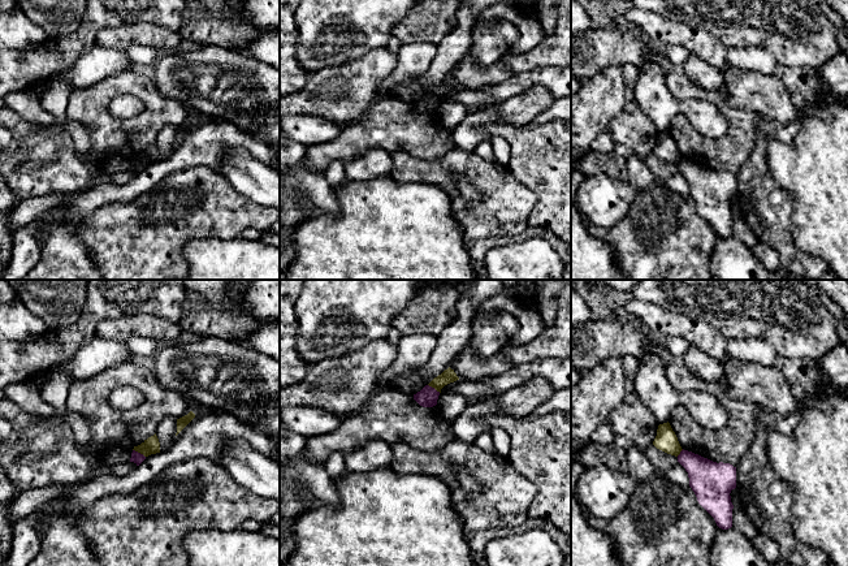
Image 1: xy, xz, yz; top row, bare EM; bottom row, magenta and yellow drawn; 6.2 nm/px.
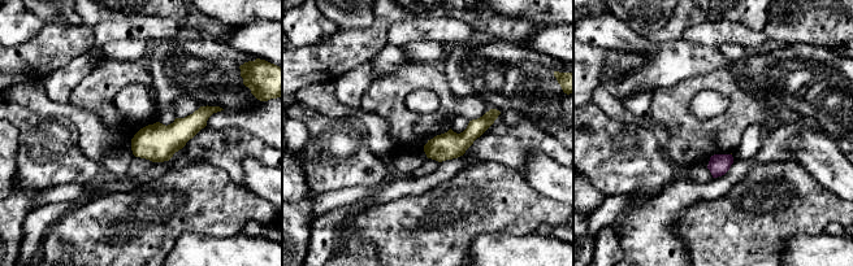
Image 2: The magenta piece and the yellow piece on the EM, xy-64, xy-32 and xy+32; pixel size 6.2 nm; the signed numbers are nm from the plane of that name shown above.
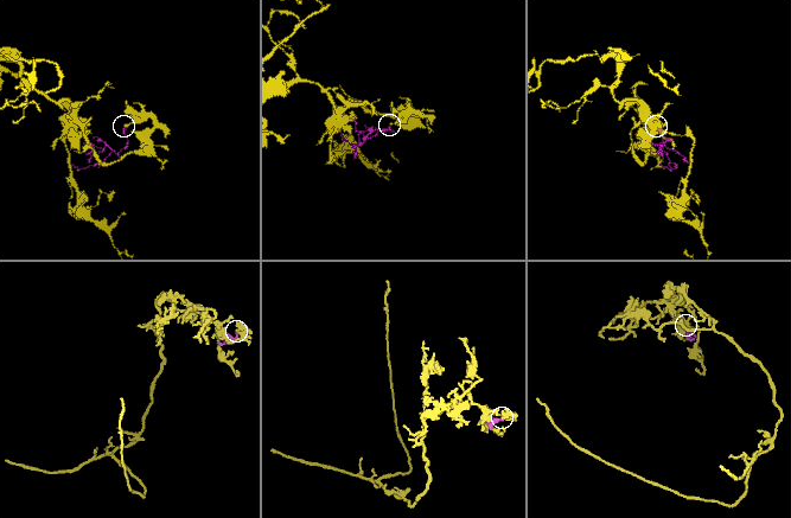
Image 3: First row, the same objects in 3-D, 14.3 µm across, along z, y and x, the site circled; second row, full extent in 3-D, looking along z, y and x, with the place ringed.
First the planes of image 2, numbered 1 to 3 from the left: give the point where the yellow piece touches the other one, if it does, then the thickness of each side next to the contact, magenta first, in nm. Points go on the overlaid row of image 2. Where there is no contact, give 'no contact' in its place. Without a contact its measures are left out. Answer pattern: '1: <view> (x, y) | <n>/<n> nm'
1: no contact
2: no contact
3: no contact

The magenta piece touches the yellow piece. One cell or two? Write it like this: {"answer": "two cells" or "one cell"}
{"answer": "two cells"}

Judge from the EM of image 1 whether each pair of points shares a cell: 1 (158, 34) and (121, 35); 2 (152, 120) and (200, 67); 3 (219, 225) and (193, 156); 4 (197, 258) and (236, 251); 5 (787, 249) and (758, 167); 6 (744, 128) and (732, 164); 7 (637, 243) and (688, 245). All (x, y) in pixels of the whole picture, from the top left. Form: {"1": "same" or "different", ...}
{"1": "same", "2": "different", "3": "different", "4": "same", "5": "same", "6": "same", "7": "same"}

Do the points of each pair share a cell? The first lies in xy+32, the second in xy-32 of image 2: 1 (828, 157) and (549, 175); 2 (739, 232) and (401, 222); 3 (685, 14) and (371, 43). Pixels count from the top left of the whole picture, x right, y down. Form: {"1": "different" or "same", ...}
{"1": "same", "2": "same", "3": "same"}

